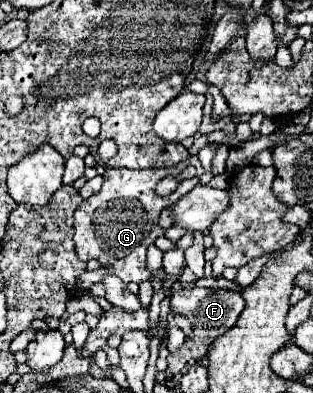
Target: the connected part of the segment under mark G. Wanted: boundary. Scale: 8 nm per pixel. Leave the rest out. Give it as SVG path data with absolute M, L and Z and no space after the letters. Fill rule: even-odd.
M190 157L184 163L168 169L106 169L106 173L102 175L102 189L80 203L74 213L74 243L78 257L82 261L90 261L92 257L100 259L100 263L104 267L110 267L114 275L120 277L124 283L142 283L150 279L150 273L146 269L146 249L154 243L156 237L164 235L164 229L158 227L160 211L186 195L198 183L198 177L202 173L204 169L198 157ZM188 165L194 165L198 169L198 175L192 179L182 179L176 191L168 197L158 197L156 185L160 183L160 179L168 175L180 175Z

